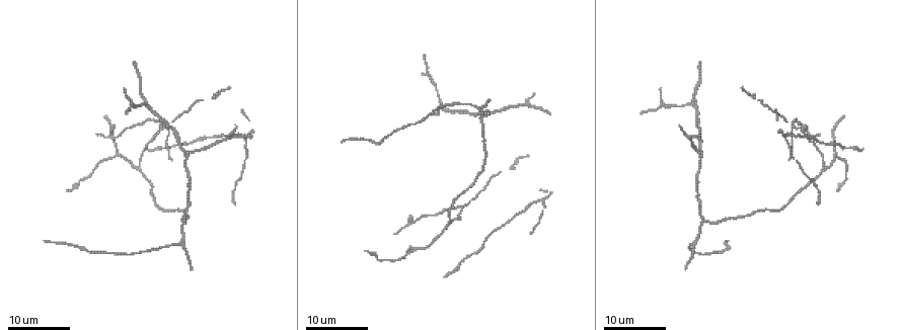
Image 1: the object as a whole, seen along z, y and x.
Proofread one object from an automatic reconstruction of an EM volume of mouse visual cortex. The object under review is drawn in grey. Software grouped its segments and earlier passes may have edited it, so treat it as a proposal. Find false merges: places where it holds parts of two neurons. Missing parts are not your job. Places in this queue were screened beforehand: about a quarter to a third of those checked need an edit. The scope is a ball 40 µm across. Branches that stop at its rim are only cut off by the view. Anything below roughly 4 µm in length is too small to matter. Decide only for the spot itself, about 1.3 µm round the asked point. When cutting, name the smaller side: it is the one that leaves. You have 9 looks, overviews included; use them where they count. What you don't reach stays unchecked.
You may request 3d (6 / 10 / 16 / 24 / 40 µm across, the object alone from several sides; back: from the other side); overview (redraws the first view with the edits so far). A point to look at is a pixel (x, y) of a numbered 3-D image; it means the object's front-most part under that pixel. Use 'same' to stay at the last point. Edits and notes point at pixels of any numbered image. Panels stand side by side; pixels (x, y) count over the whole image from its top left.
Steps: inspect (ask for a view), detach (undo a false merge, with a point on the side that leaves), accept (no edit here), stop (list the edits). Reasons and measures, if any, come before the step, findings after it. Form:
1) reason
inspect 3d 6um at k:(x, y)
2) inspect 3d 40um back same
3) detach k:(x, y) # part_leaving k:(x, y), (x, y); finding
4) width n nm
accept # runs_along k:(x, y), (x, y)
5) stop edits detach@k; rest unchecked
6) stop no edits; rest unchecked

three-way junction
inspect 3d 16um at 1:(183, 221)

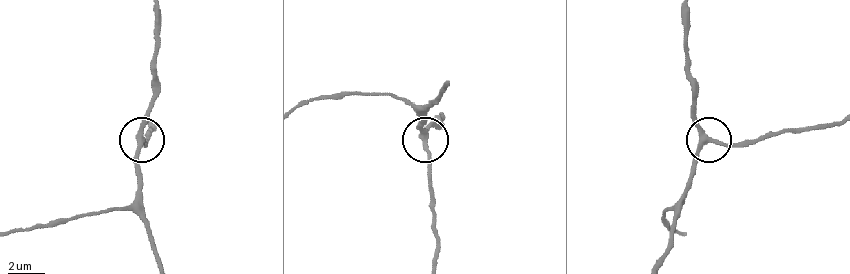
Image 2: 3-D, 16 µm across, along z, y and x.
inspect 3d 6um at 2:(705, 139)

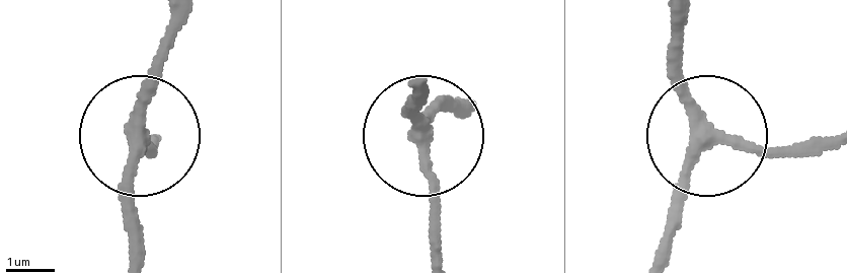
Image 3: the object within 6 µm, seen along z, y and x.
accept # runs_along 3:(828, 134), (703, 146), (671, 255); continuous, no second neuron

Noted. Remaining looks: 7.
inspect 3d 16um at 1:(186, 151)

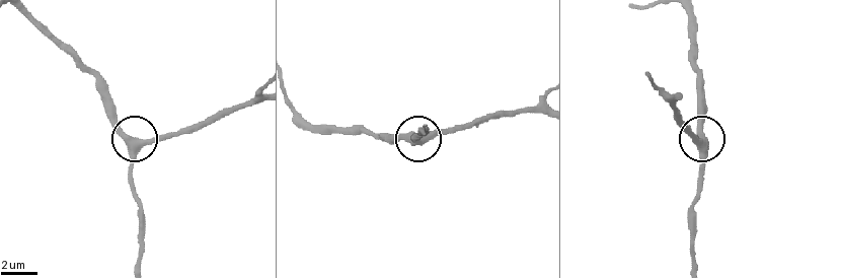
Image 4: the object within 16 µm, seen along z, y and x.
zoom in
inspect 3d 10um at 4:(136, 139)

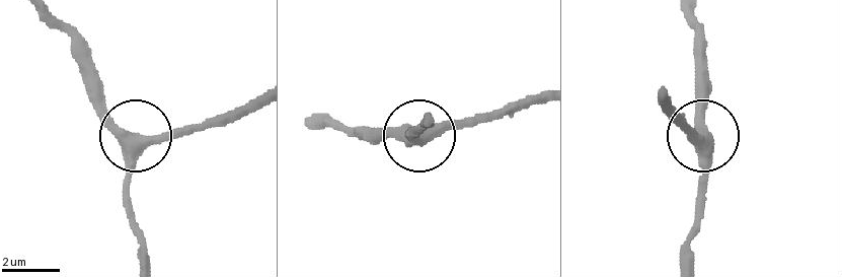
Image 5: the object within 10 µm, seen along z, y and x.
side_arm 12 um
accept # runs_along 5:(143, 259), (129, 200), (131, 142), (206, 127); all the same neuron

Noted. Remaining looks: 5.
three-way junction
inspect 3d 24um at 1:(792, 121)

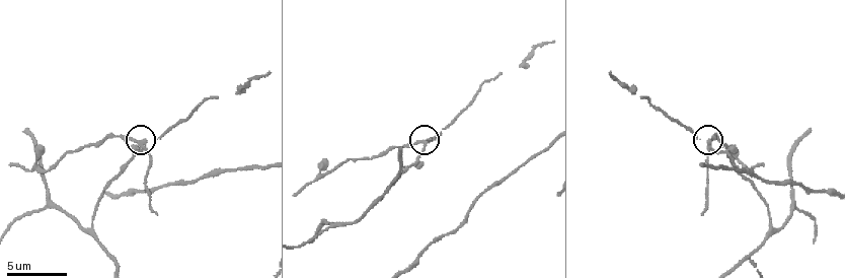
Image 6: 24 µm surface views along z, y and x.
inspect 3d 6um at 6:(143, 140)

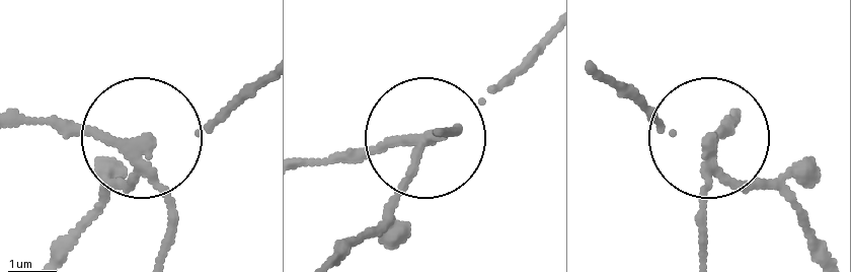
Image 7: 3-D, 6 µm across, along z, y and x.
arms 3
detach 7:(77, 133) # part_leaving 7:(143, 160), (25, 124); two neurons meet here

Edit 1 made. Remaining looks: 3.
inspect overview

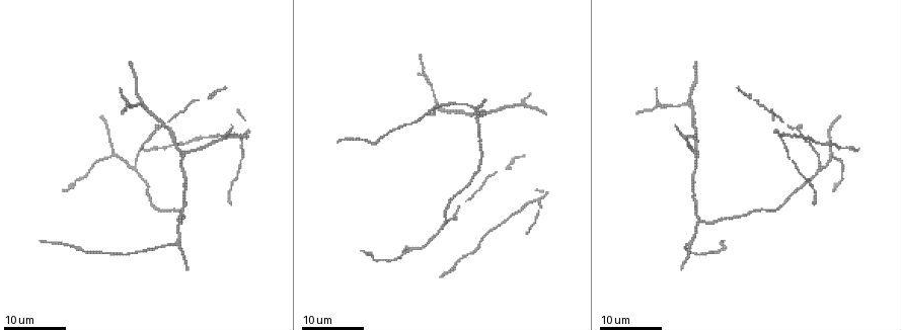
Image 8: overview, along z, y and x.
three arms meet
inspect 3d 24um at 8:(821, 167)

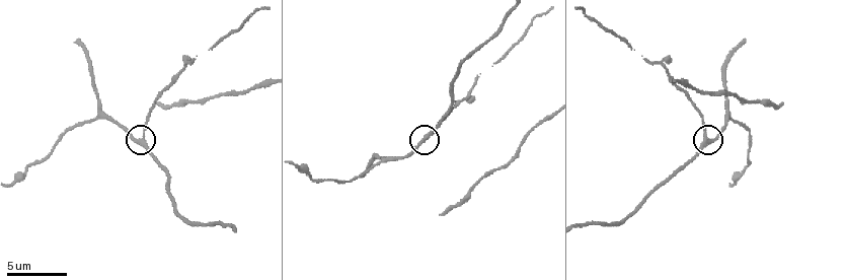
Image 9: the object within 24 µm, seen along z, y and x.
inspect 3d 6um at 9:(706, 139)

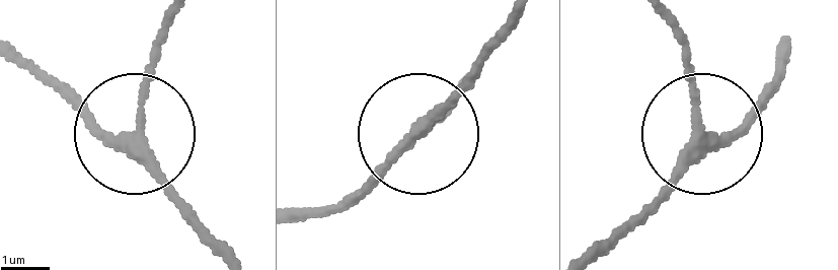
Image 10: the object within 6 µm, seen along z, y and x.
side_arm 16 um; arms 3
accept # all the same neuron

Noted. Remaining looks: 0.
stop edits detach@7; rest unchecked

